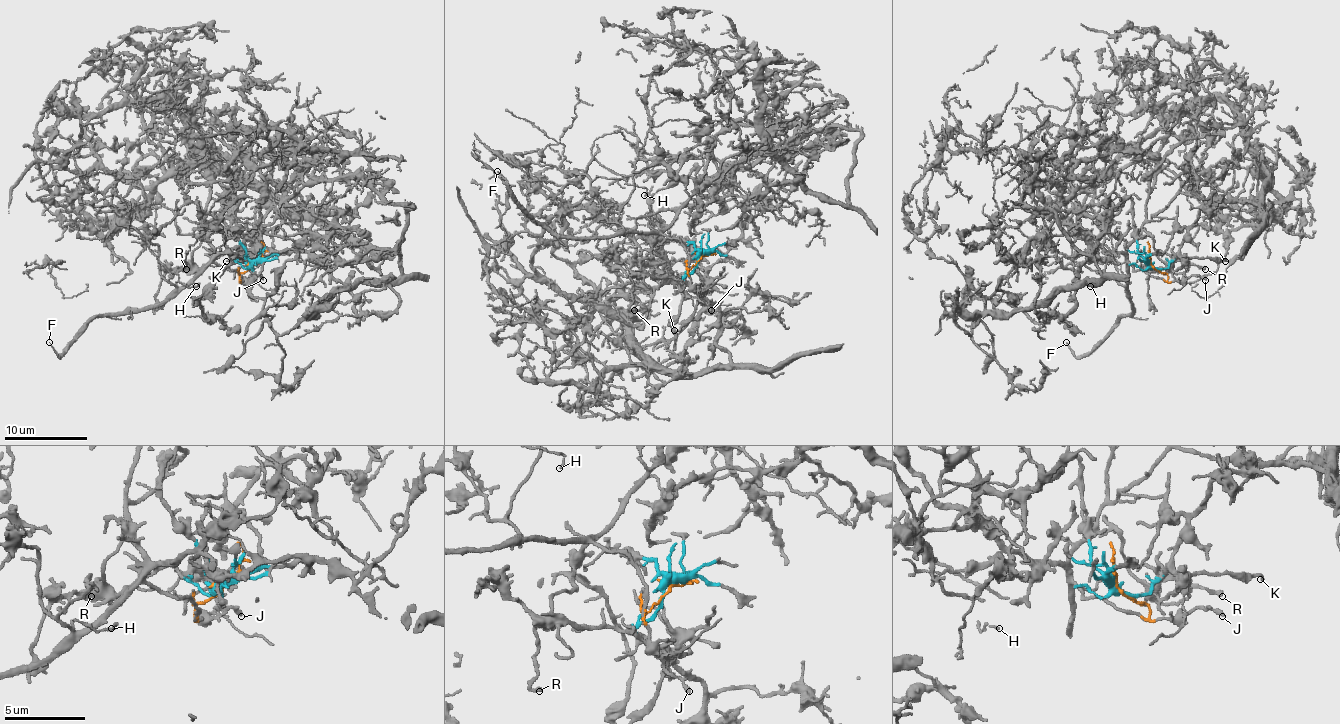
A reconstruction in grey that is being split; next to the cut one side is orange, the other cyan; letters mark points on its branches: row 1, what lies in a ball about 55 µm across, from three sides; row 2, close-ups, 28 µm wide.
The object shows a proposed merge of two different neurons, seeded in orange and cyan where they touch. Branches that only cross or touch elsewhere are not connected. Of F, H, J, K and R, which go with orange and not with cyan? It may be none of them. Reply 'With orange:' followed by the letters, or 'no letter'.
With orange: F, H, J

